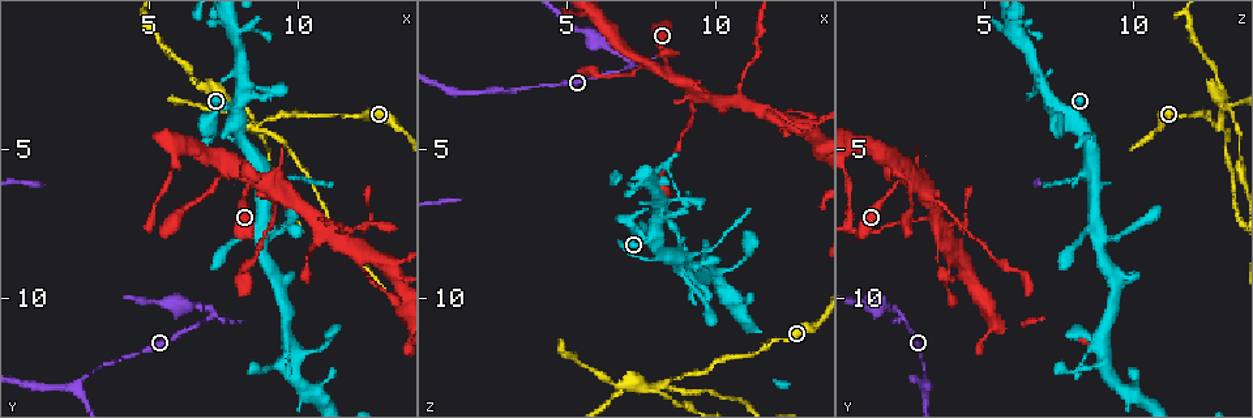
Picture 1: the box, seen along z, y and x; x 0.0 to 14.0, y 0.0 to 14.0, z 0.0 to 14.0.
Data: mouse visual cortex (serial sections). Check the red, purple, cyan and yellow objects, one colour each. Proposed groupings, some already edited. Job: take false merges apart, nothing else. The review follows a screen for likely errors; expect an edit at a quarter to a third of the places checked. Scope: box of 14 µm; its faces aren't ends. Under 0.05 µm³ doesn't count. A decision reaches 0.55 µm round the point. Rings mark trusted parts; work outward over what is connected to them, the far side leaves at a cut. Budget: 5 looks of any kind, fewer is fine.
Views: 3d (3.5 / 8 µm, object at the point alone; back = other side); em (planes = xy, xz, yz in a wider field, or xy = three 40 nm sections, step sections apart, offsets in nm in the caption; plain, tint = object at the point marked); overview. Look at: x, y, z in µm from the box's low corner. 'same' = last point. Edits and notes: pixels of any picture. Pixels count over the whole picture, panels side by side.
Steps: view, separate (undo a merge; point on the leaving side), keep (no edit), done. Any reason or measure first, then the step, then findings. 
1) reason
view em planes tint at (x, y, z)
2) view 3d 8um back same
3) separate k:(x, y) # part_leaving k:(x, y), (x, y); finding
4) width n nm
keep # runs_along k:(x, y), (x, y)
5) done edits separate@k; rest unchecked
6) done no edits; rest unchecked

branch point
view 3d 3.5um at (8.8, 5.8, 8.6)

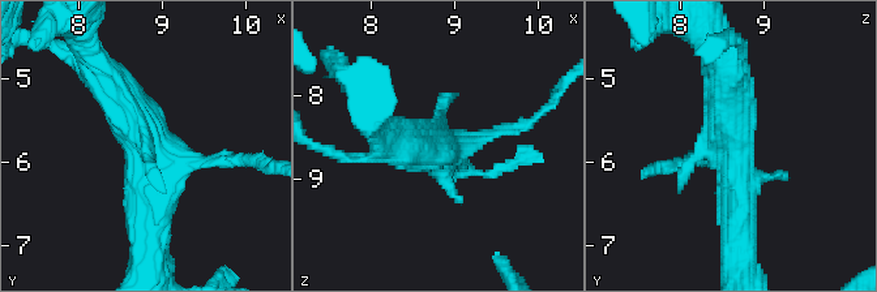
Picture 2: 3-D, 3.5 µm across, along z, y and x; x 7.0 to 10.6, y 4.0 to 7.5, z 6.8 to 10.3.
now the EM
view em planes tint at (8.85, 5.85, 8.65)

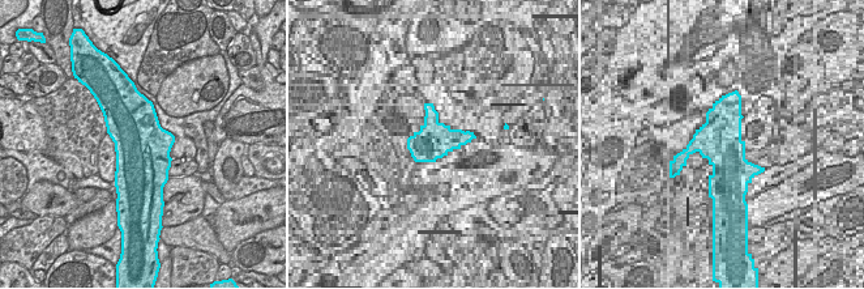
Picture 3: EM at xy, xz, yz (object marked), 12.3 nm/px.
separate 2:(247, 158) # a second cell is stuck on

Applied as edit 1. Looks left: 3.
two arms in line, one across
view 3d 3.5um at (9.4, 6.5, 3.1)

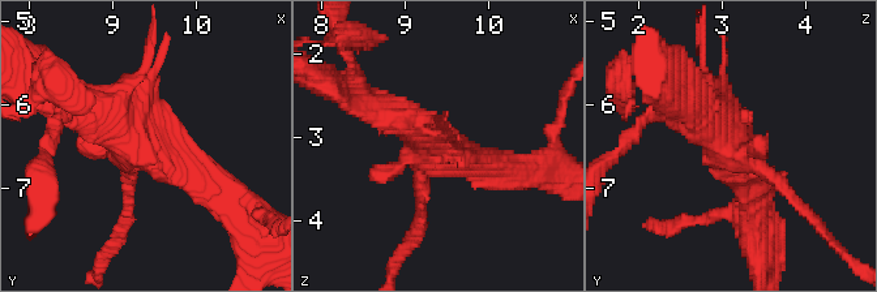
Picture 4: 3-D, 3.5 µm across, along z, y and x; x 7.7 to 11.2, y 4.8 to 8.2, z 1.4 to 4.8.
view em planes tint at (9.35, 6.50, 3.10)

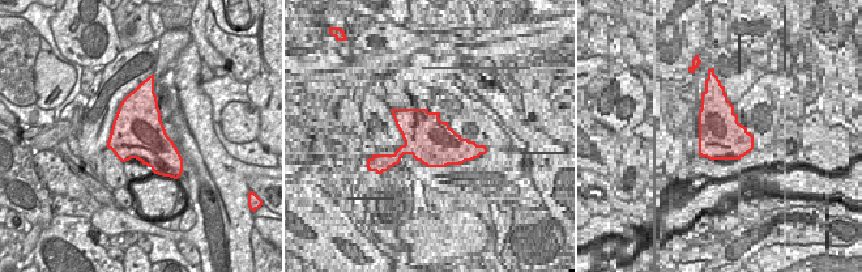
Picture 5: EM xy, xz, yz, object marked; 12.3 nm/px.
keep # runs_along 4:(76, 106), (213, 185); all the same cell

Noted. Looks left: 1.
done edits separate@2; rest unchecked

